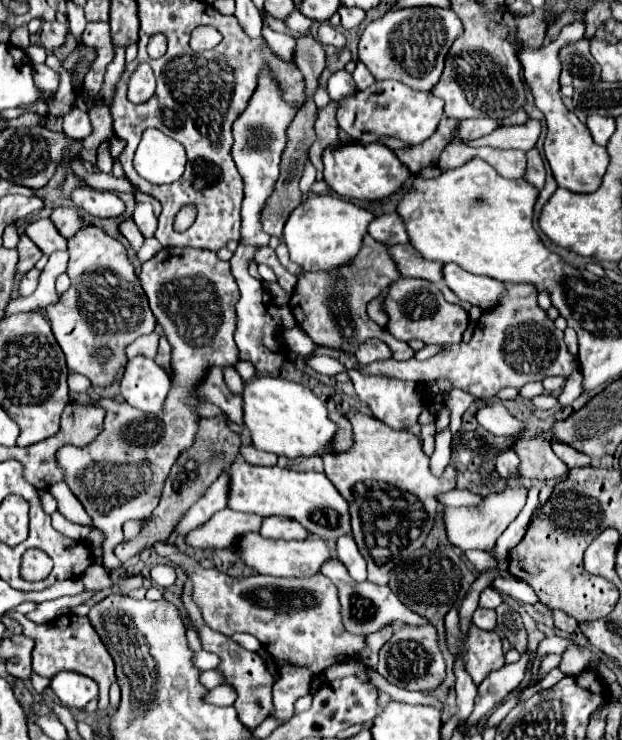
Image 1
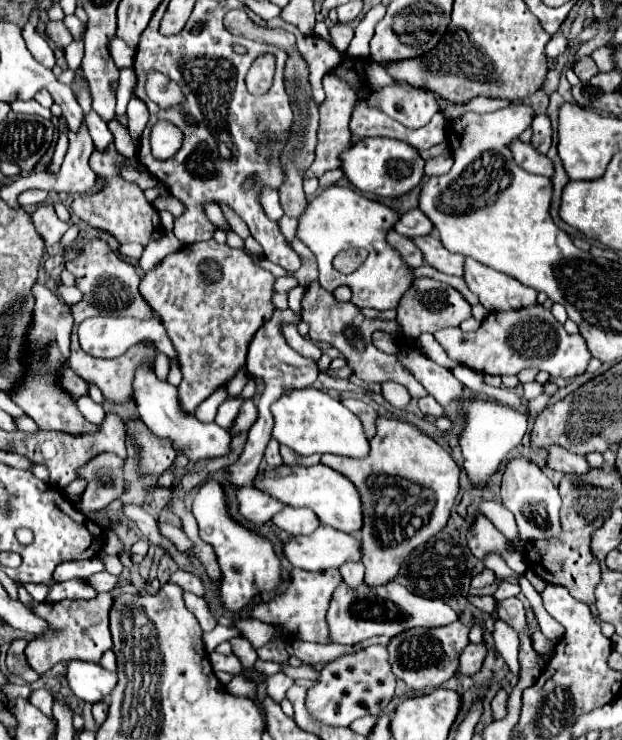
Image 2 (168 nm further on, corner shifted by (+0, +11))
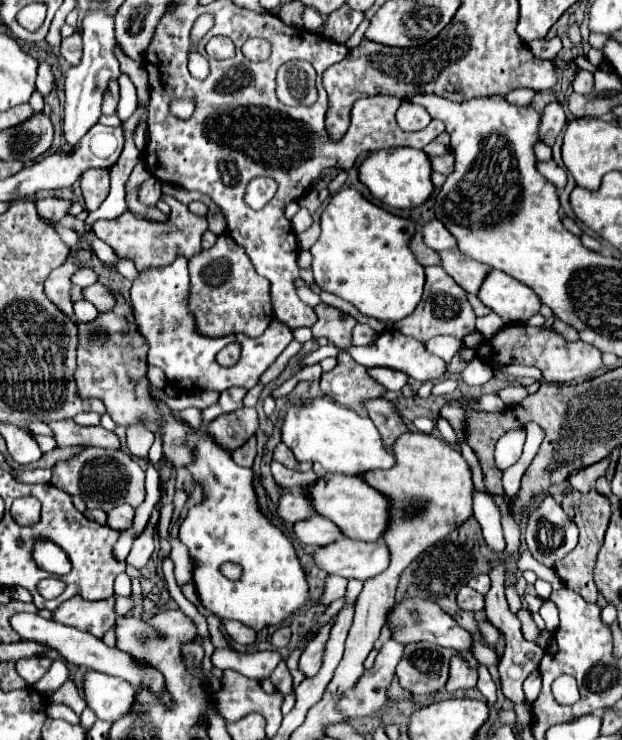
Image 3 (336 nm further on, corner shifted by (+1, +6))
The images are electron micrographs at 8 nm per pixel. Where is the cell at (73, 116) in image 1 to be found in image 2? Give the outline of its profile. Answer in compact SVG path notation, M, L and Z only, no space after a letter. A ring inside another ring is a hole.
M90 111L90 115L86 117L86 121L88 121L90 137L92 137L92 141L94 141L96 147L106 147L108 143L114 141L114 135L110 133L108 125L106 125L94 111Z

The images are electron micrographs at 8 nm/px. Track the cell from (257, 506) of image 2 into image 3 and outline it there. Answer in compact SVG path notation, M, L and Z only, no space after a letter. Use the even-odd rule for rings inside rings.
M285 492L281 494L279 502L277 502L277 516L283 520L283 522L297 522L297 520L303 520L303 518L309 518L313 516L313 508L311 508L311 502L307 496L303 496L301 492Z

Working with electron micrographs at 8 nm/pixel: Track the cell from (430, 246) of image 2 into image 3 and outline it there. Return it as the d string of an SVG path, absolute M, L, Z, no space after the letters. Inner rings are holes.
M457 248L455 250L441 250L441 266L447 270L447 274L465 290L471 294L477 294L485 274L489 272L489 266L475 262L467 256L463 256Z

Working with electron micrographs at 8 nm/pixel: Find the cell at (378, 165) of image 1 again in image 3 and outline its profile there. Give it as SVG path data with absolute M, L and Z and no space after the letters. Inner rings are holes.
M377 150L369 154L359 166L359 180L369 188L369 192L391 208L415 208L421 206L431 190L431 164L423 150Z

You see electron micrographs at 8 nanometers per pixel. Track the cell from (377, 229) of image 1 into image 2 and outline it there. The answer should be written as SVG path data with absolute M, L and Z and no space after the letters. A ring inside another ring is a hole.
M414 209L400 217L400 221L394 225L394 231L398 231L404 237L418 237L418 235L432 235L434 227L432 221L420 209Z

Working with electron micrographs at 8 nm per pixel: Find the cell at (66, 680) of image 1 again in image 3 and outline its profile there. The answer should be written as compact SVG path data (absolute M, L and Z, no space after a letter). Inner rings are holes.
M87 670L83 676L83 694L87 706L97 714L97 718L115 722L129 712L135 688L123 678Z

